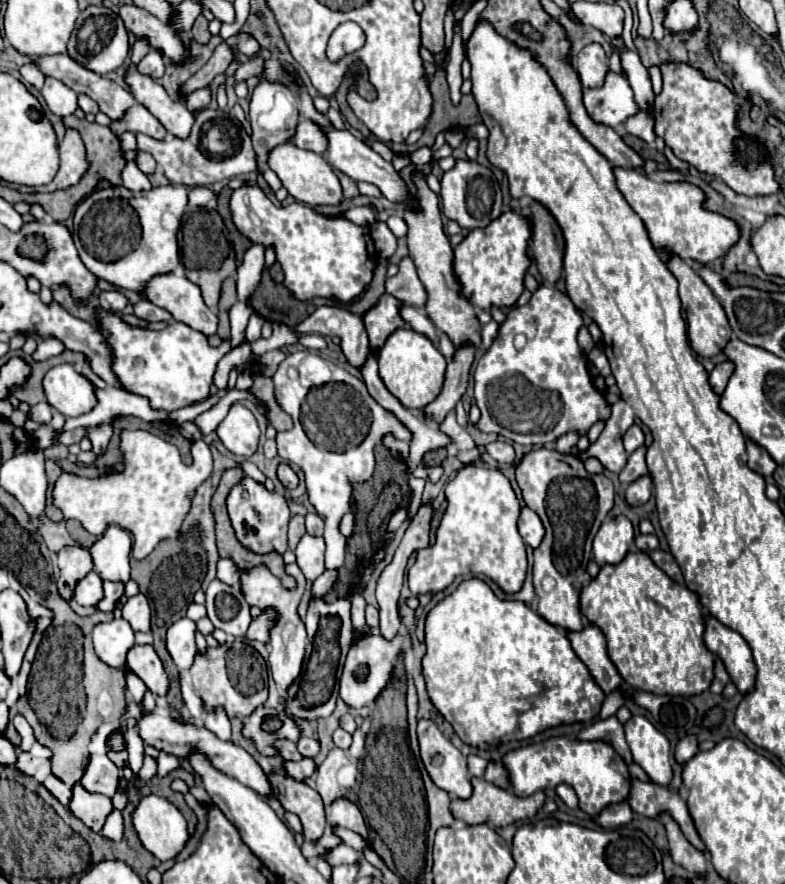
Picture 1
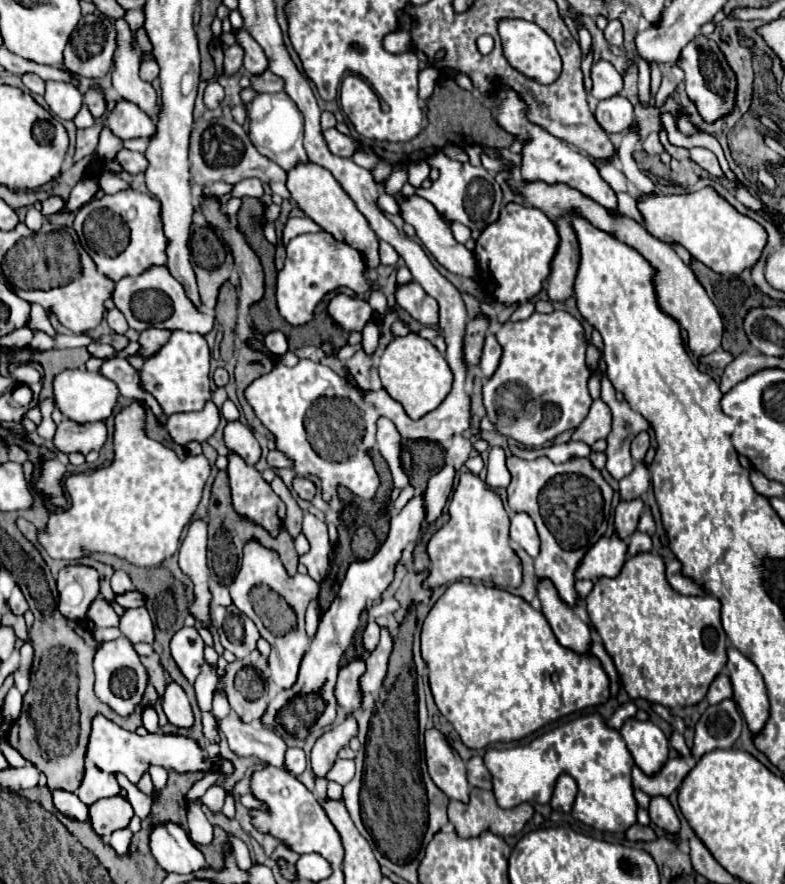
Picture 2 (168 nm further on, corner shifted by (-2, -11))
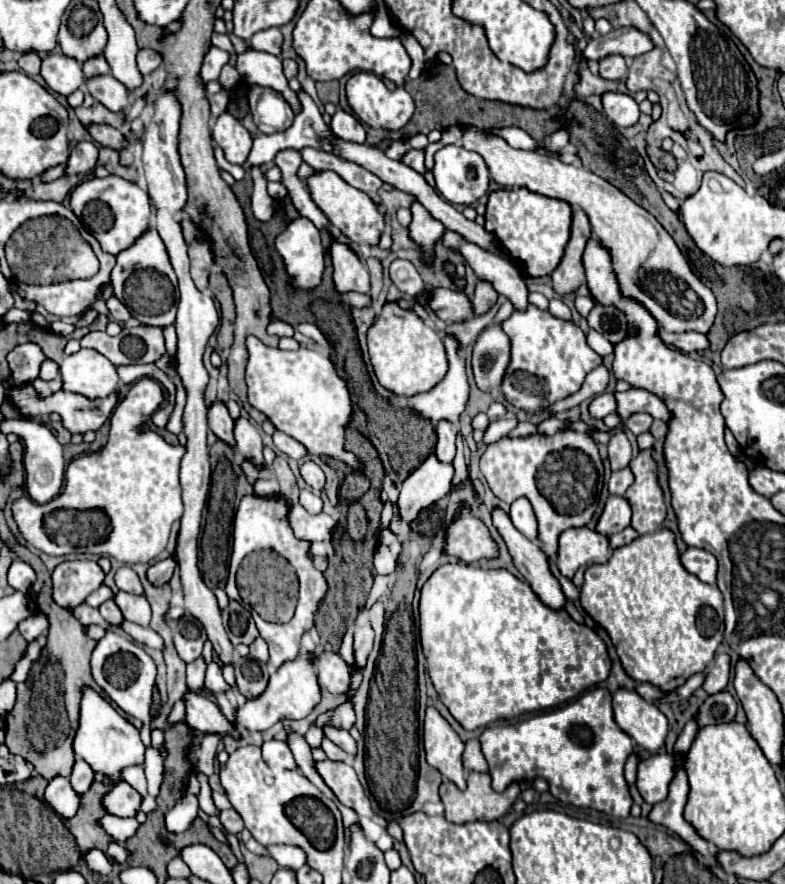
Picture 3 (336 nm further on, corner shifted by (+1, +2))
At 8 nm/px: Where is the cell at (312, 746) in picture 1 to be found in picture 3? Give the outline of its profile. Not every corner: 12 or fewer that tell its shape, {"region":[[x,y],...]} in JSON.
{"region":[[266,741],[262,757],[270,767],[296,769],[286,741]]}

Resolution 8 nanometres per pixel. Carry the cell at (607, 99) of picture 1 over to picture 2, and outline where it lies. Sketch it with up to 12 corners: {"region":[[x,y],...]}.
{"region":[[619,94],[601,100],[595,120],[607,134],[633,124],[633,104]]}

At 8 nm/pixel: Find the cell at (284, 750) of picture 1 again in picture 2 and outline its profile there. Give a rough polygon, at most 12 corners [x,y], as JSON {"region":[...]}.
{"region":[[235,712],[219,722],[237,756],[283,768],[287,746],[271,728],[257,730]]}

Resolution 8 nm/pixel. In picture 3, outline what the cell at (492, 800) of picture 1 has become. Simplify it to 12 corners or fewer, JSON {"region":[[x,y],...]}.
{"region":[[488,773],[468,775],[460,791],[440,785],[446,819],[498,821],[514,805],[520,785],[496,793]]}

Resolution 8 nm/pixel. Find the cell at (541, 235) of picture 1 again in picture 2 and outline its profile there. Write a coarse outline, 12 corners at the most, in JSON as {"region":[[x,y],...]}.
{"region":[[557,218],[561,244],[547,280],[549,300],[565,302],[581,260],[577,234]]}

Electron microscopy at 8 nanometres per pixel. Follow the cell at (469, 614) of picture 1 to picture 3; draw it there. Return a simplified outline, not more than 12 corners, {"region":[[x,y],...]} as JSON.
{"region":[[436,569],[420,643],[470,731],[606,681],[606,645],[504,569]]}

